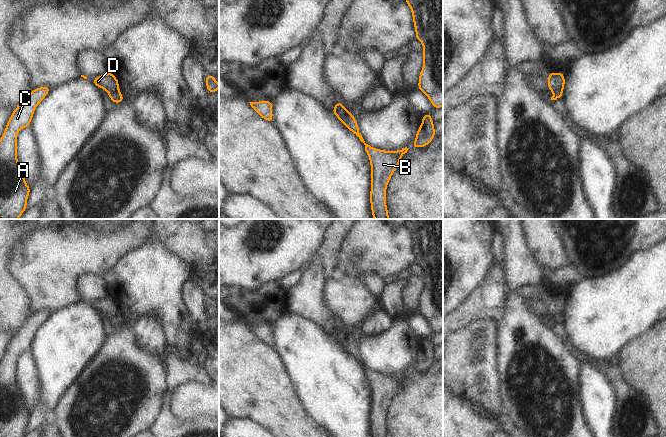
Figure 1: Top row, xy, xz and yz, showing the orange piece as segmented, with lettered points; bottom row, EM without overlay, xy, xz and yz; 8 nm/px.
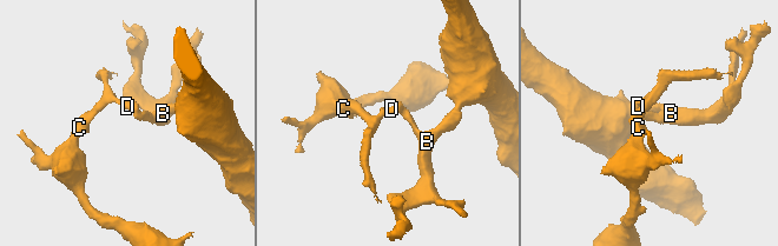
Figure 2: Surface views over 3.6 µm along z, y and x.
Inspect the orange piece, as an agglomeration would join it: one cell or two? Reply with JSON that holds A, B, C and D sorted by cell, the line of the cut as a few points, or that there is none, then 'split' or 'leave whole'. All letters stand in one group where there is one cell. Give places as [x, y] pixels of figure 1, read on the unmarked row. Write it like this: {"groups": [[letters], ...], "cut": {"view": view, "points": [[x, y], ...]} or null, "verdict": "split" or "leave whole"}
{"groups": [["A", "C", "D"], ["B"]], "cut": {"view": "xy", "points": [[118, 313], [108, 318]]}, "verdict": "split"}

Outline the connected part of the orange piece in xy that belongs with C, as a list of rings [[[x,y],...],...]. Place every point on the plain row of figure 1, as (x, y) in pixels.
[[[44,309],[32,313],[29,319],[13,334],[0,362],[0,437],[24,437],[31,415],[25,405],[17,382],[17,359],[25,351],[29,351],[35,337],[35,332],[45,323],[51,312]]]

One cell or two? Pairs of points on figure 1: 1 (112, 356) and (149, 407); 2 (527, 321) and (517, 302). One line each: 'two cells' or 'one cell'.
1: one cell
2: one cell

